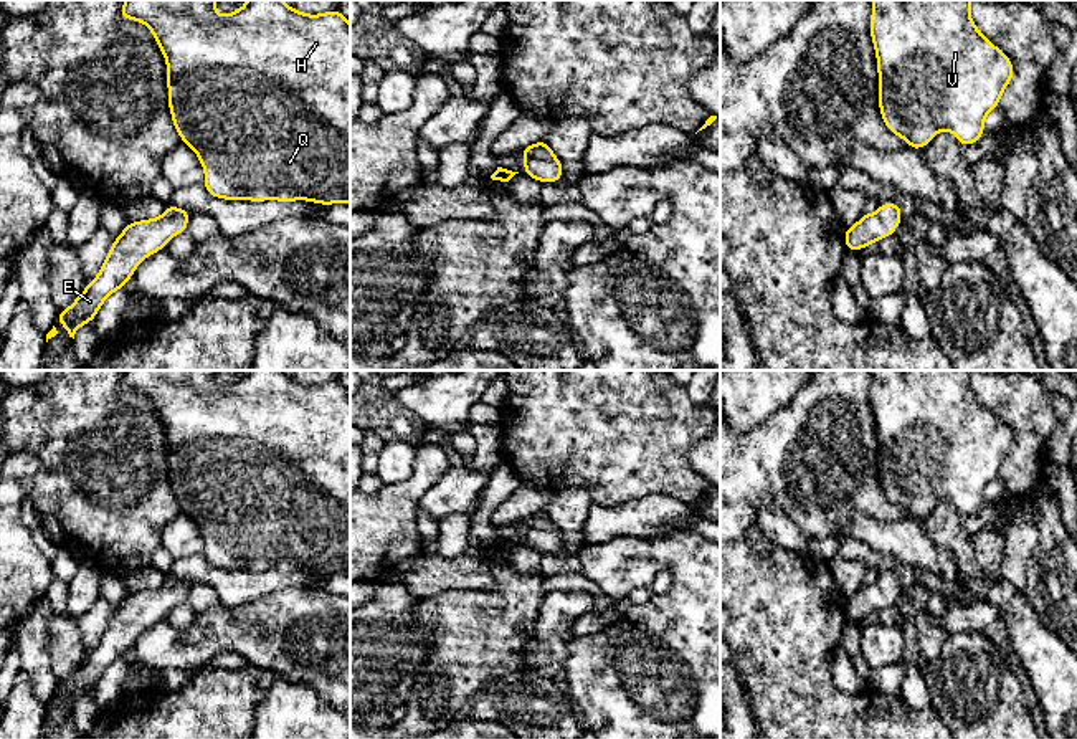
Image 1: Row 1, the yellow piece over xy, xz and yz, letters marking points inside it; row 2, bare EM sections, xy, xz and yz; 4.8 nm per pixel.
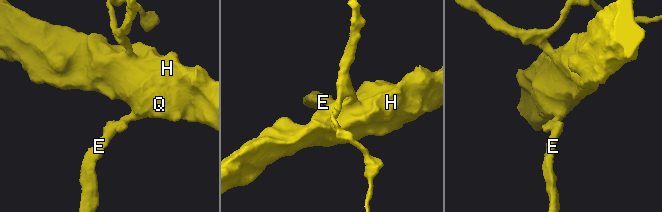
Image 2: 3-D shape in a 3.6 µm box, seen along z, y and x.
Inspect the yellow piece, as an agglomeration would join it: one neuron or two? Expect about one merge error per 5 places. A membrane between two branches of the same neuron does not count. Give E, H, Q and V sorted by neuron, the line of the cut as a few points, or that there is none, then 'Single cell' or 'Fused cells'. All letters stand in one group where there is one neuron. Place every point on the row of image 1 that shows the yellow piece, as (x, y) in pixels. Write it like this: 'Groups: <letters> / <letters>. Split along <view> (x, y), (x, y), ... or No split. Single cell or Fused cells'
Groups: E H Q V. No split. Single cell

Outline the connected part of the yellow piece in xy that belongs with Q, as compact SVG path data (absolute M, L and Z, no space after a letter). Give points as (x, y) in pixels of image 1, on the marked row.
M126 0L121 10L122 20L140 21L152 31L165 56L172 122L180 141L197 154L205 170L206 192L223 200L350 203L350 23L347 18L339 8L319 15L302 13L282 0L248 0L228 15L218 15L215 5L216 0Z

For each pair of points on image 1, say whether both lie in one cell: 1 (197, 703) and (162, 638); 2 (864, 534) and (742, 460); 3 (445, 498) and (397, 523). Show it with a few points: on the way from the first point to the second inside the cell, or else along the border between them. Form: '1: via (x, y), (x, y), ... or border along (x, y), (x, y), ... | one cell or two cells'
1: border along (205, 667), (199, 672) | two cells
2: border along (884, 519), (871, 519), (854, 513), (835, 534) | two cells
3: border along (440, 478), (420, 498), (415, 510) | two cells

